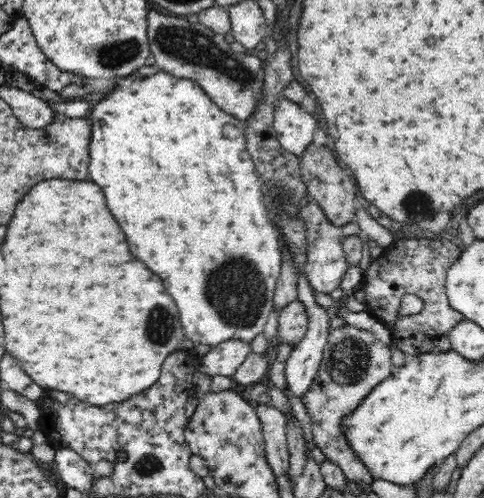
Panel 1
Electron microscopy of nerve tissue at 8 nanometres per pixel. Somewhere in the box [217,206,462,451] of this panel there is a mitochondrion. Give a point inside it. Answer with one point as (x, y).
(349, 362)

